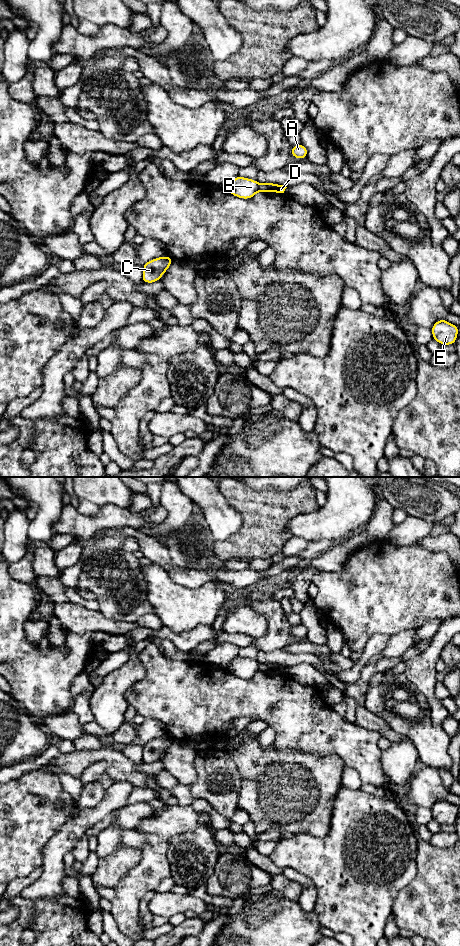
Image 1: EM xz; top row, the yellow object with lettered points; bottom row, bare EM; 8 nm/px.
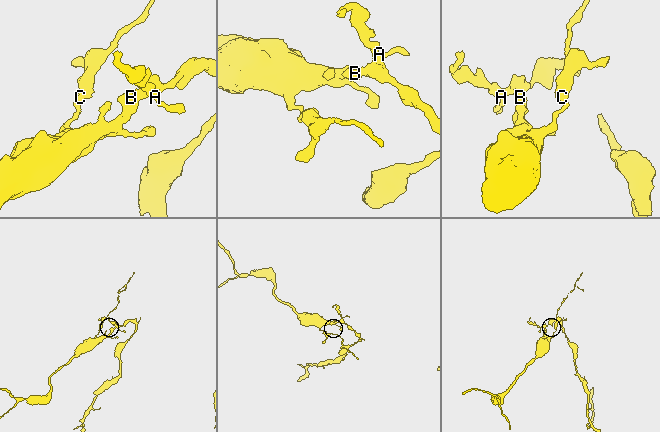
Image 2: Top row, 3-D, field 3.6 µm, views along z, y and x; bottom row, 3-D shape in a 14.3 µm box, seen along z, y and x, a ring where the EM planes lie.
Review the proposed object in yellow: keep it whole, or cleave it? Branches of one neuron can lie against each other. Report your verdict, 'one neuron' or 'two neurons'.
two neurons

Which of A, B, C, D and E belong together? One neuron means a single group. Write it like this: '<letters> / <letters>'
A D E / B C

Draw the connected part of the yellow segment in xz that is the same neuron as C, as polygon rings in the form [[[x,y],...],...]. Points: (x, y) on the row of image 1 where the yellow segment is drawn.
[[[168,256],[155,258],[143,264],[142,282],[153,283],[160,280],[161,276],[172,264],[173,259]]]

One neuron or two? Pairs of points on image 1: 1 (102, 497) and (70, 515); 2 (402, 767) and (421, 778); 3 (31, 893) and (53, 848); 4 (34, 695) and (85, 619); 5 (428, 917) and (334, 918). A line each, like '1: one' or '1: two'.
1: two
2: two
3: one
4: two
5: two

